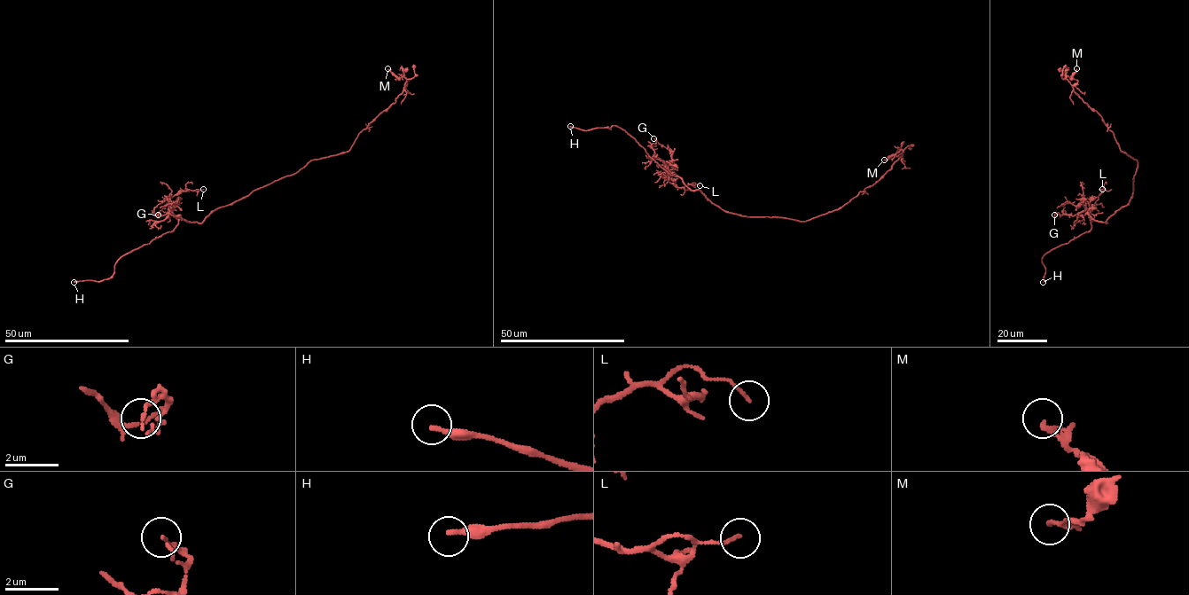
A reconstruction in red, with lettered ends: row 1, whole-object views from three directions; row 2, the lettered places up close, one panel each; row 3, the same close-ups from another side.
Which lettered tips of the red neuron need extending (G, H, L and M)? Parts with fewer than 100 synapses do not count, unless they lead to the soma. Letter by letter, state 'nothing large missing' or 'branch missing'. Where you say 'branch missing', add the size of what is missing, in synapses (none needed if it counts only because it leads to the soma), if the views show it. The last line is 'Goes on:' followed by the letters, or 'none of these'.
G: nothing large missing
H: branch missing
L: nothing large missing
M: nothing large missing
Goes on: H

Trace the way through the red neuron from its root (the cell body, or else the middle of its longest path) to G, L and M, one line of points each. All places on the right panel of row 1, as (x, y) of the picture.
G: (1132, 192), (1129, 202), (1117, 210), (1106, 223), (1096, 221), (1084, 210), (1073, 215), (1054, 215)
L: (1132, 192), (1126, 206), (1106, 223), (1099, 222), (1088, 209), (1102, 189)
M: (1132, 192), (1138, 162), (1121, 151), (1102, 117), (1074, 90), (1067, 77), (1070, 78), (1076, 68)

